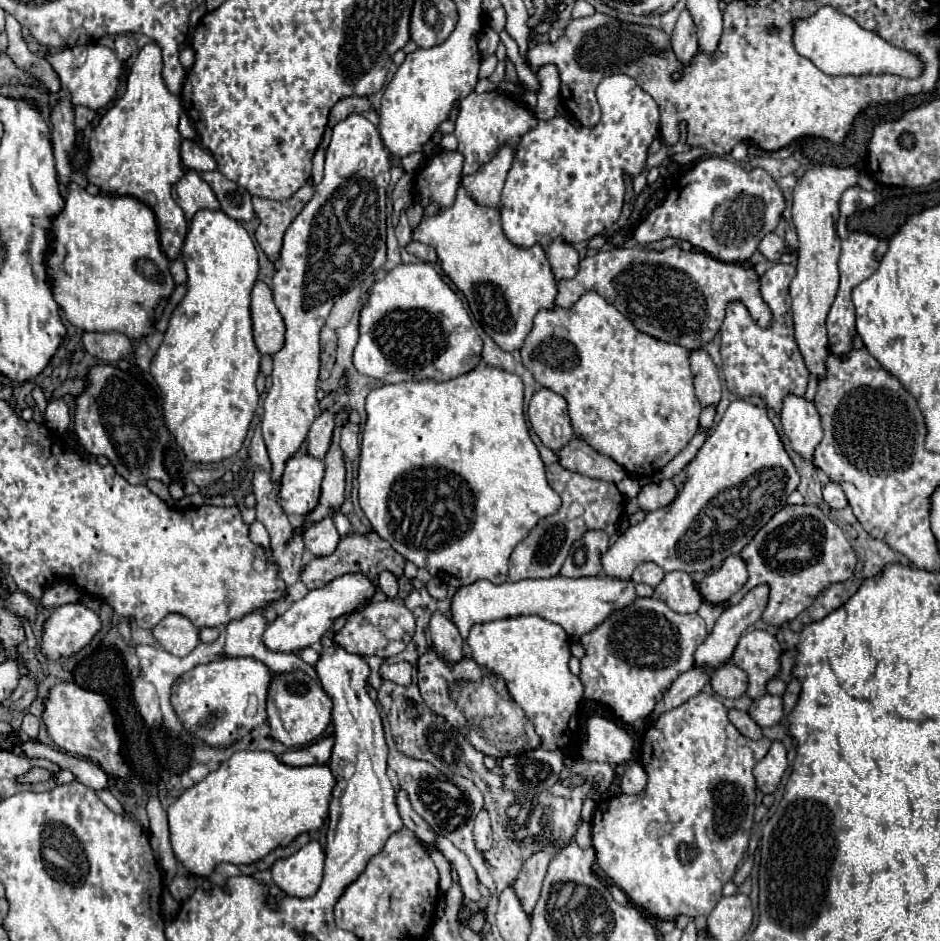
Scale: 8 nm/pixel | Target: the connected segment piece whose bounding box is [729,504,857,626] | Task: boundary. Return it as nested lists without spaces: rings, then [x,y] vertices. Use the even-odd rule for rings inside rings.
[[[783,506],[755,536],[753,540],[743,548],[741,558],[747,564],[747,572],[749,572],[749,580],[747,584],[729,600],[729,604],[739,604],[739,600],[755,586],[759,584],[767,584],[769,586],[769,600],[767,606],[763,610],[763,620],[783,626],[789,620],[793,620],[797,614],[801,614],[803,610],[807,610],[817,596],[831,584],[835,582],[845,582],[853,576],[855,570],[855,552],[849,544],[849,540],[845,538],[845,534],[841,532],[841,528],[825,514],[821,512],[817,506]]]

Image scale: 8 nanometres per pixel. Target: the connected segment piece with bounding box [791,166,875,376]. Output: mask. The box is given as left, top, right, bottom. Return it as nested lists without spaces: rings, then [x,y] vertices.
[[[813,166],[797,180],[793,190],[793,224],[799,236],[799,264],[797,274],[791,282],[791,312],[795,322],[795,340],[803,354],[805,366],[809,372],[823,376],[825,358],[829,356],[827,348],[827,330],[825,316],[835,300],[839,286],[839,236],[835,224],[839,220],[839,200],[849,186],[861,186],[865,190],[875,190],[875,182],[867,174],[859,174],[855,168],[841,166]]]

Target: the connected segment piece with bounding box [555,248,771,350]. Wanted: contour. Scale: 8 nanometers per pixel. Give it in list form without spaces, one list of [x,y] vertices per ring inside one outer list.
[[[641,248],[601,250],[597,256],[581,260],[575,278],[559,280],[555,304],[569,308],[589,290],[615,304],[637,330],[665,342],[679,342],[687,350],[701,348],[717,334],[725,318],[725,306],[731,300],[741,300],[759,326],[765,328],[771,322],[769,306],[759,296],[755,270],[715,260],[705,252],[683,252],[679,248],[667,248],[663,252]]]

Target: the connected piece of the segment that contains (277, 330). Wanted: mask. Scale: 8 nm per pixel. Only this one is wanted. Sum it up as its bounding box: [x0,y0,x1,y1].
[251,282,285,356]

